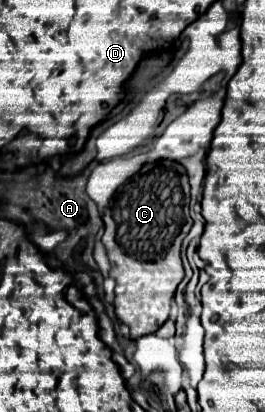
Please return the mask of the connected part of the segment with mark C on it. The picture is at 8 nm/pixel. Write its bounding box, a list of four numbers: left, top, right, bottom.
[101,161,193,339]

